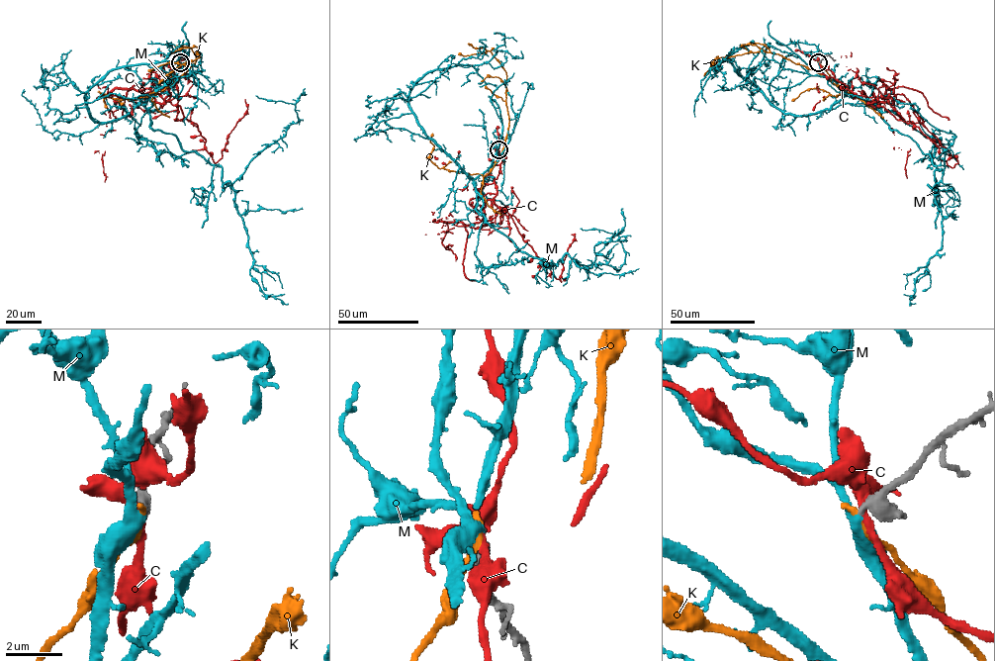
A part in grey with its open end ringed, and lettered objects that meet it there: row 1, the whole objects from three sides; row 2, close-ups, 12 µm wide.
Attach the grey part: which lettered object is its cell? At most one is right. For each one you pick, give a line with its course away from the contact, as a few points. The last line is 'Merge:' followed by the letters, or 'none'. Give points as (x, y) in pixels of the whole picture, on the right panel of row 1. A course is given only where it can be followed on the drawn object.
M: it runs (818, 62), (843, 92), (874, 106), (929, 154), (940, 170), (934, 187), (954, 135), (909, 102)
Merge: M

